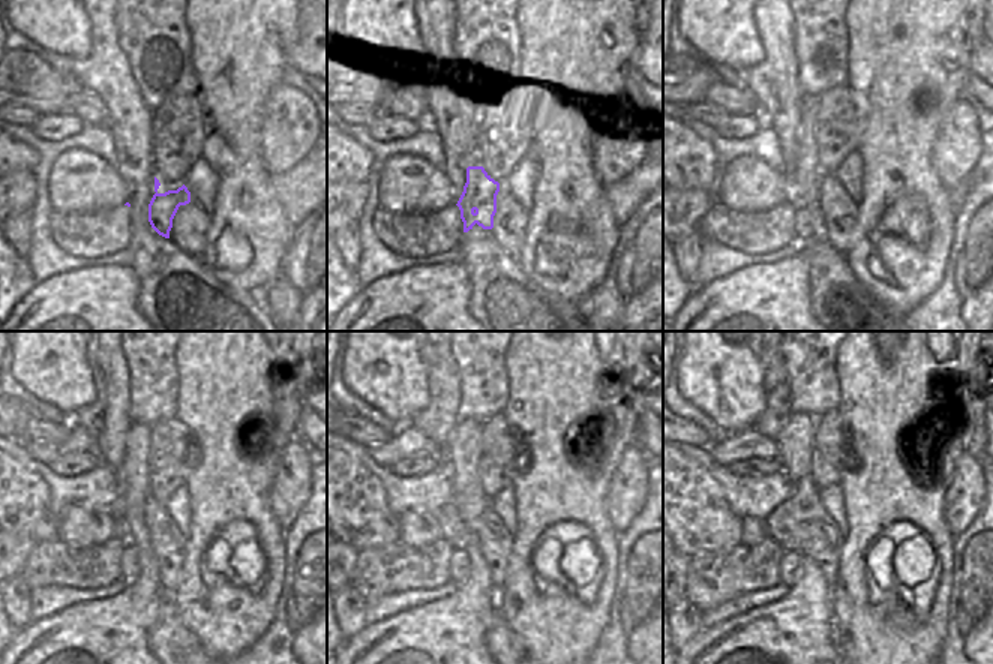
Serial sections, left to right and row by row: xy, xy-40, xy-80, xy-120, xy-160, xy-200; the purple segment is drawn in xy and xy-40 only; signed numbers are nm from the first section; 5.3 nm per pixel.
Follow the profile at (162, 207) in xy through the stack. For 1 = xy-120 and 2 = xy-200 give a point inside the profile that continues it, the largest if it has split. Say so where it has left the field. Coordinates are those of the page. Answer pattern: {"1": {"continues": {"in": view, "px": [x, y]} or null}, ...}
{"1": {"continues": {"in": "xy-120", "px": [129, 565]}}, "2": {"continues": {"in": "xy-200", "px": [791, 565]}}}

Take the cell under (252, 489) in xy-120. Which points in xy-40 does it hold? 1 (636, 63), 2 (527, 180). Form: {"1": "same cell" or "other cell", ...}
{"1": "other cell", "2": "other cell"}

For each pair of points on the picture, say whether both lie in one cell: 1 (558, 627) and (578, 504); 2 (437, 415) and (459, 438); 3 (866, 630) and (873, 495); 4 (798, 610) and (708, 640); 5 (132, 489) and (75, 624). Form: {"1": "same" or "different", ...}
{"1": "same", "2": "different", "3": "same", "4": "same", "5": "same"}

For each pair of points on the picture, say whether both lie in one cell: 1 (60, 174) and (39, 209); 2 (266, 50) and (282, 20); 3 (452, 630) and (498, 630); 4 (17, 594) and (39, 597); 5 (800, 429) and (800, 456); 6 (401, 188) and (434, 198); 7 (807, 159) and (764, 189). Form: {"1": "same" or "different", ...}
{"1": "different", "2": "same", "3": "different", "4": "different", "5": "same", "6": "same", "7": "different"}

